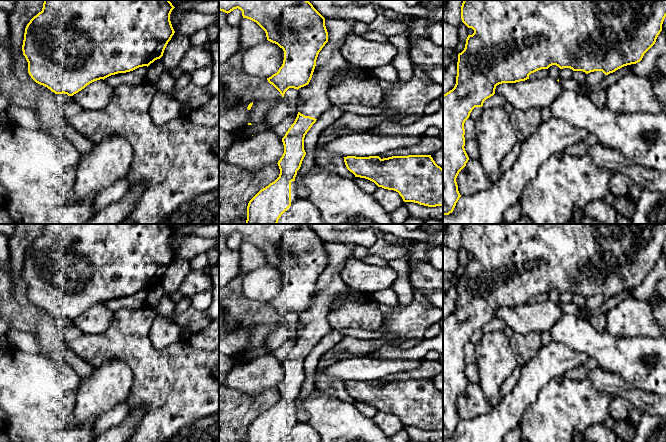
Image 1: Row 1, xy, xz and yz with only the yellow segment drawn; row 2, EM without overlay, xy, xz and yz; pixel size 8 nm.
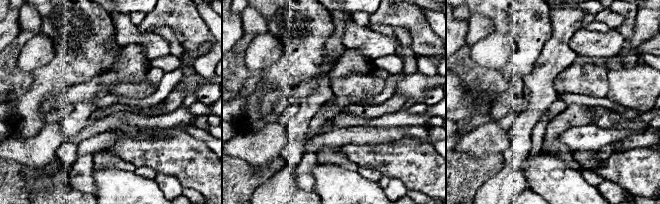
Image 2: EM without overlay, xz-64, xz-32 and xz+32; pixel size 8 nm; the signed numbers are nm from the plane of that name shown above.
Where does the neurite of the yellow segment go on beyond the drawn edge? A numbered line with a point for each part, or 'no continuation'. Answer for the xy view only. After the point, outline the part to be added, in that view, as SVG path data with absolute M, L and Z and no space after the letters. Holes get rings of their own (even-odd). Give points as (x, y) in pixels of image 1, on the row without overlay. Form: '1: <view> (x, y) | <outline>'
1: xy (96, 319) | M100 303L90 307L72 321L83 334L96 334L107 330L111 325L113 313L103 303Z

